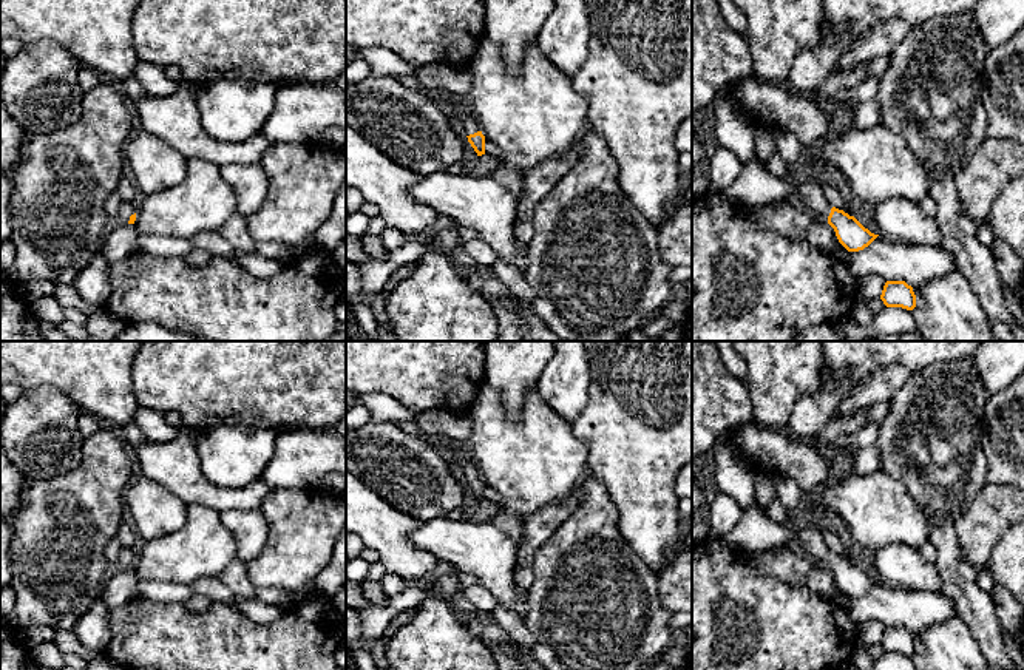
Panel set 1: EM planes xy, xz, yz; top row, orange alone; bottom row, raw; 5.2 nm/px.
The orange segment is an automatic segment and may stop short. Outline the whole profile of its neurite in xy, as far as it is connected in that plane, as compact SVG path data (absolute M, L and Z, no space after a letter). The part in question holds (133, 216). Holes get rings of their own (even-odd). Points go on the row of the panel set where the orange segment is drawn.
M124 201L120 204L119 216L117 216L116 222L119 222L119 224L134 224L134 221L136 221L136 207L137 207L137 201L136 202Z

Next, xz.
M468 105L466 111L460 116L460 124L468 137L468 142L477 153L477 156L485 154L485 136L482 134L480 122Z

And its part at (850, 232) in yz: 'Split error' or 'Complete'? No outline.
Split error

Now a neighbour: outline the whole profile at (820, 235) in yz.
M819 219L811 222L806 241L822 253L837 255L839 239L834 228L828 222L822 222Z

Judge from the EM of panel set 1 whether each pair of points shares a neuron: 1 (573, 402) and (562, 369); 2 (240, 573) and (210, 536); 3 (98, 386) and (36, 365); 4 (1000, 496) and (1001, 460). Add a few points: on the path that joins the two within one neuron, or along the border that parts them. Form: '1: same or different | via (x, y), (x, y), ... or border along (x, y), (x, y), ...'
1: same | via (567, 394), (564, 377)
2: different | border along (237, 559), (218, 576)
3: same | via (82, 371), (76, 365), (51, 365)
4: different | border along (989, 482), (1007, 487)

